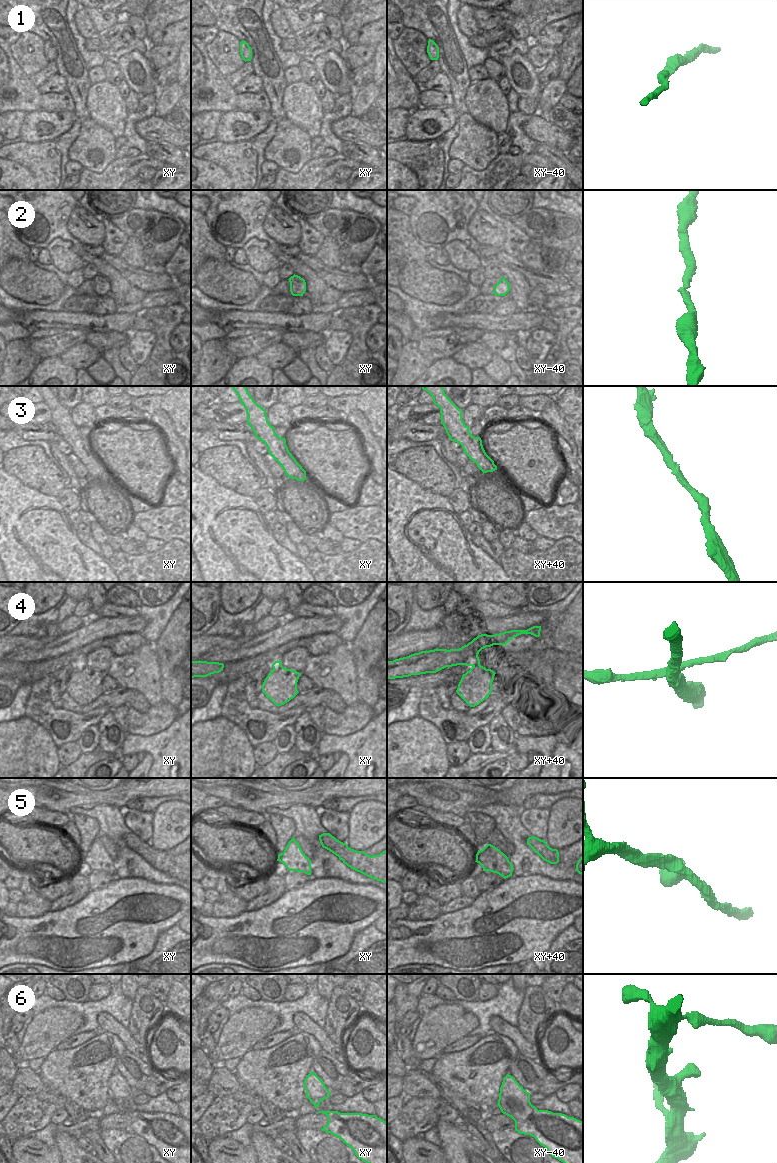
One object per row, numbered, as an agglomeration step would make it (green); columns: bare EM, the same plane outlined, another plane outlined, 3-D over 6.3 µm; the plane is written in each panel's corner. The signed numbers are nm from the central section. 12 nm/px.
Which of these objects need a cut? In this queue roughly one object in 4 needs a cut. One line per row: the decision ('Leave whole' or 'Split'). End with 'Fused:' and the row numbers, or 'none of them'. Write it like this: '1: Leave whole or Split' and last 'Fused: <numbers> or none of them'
1: Leave whole
2: Leave whole
3: Leave whole
4: Split
5: Leave whole
6: Leave whole
Fused: 4

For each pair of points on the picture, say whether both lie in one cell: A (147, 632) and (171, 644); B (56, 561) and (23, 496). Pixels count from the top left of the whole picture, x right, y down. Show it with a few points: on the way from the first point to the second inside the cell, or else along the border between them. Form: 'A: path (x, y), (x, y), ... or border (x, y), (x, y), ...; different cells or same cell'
A: border (169, 616), (161, 634), (152, 643); different cells
B: path (40, 545), (29, 534), (29, 512); same cell

